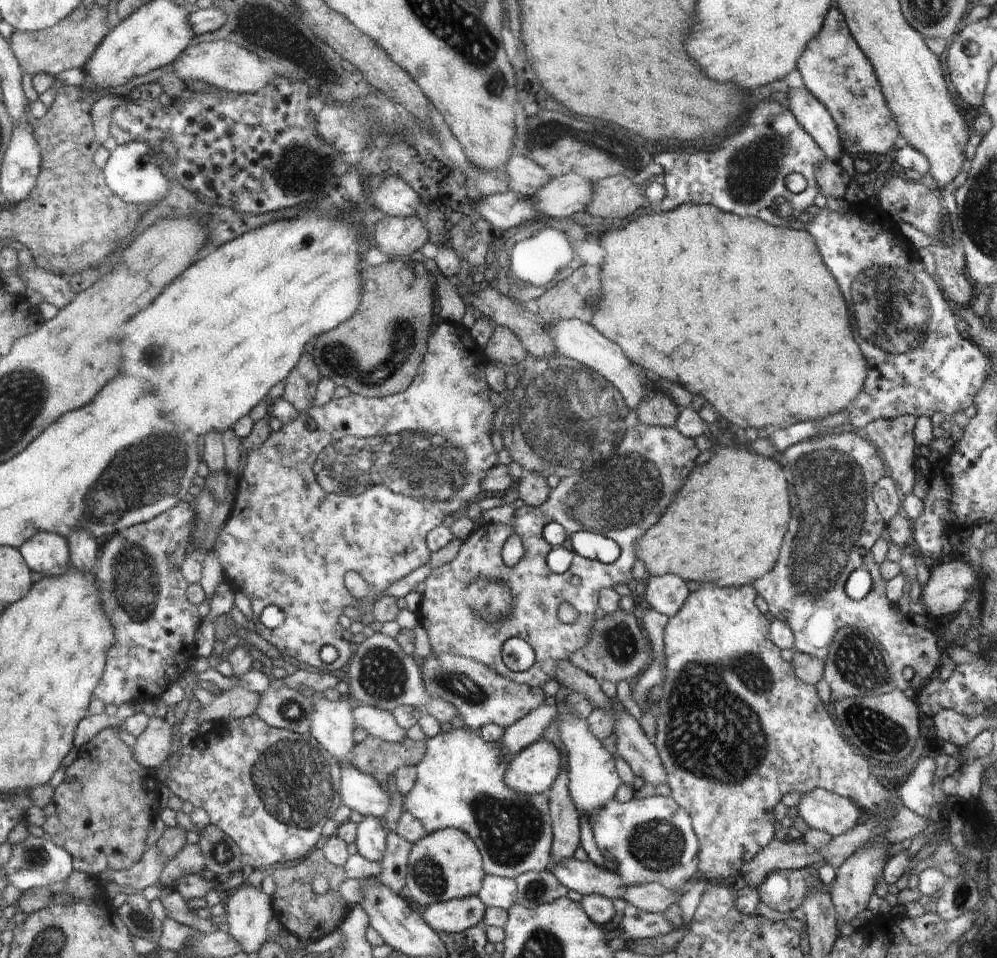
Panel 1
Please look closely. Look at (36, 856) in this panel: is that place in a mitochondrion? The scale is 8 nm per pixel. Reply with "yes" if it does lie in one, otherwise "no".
yes

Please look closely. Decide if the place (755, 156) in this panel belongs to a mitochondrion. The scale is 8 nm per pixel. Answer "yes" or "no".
yes

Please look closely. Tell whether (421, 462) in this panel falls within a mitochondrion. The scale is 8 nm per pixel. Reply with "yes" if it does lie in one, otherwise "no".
yes

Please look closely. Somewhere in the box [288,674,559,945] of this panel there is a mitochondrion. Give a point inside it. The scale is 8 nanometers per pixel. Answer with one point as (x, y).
(510, 829)

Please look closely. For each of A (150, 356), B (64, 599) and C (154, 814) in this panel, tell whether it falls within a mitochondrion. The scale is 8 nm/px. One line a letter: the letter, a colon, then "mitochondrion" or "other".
A: other
B: other
C: other

